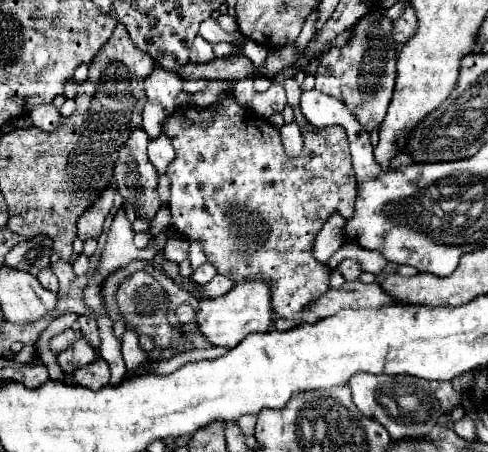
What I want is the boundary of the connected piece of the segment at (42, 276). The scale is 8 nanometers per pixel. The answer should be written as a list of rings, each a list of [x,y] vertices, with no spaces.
[[[43,268],[43,270],[37,274],[37,280],[39,280],[47,290],[57,292],[57,276],[53,274],[51,268]]]

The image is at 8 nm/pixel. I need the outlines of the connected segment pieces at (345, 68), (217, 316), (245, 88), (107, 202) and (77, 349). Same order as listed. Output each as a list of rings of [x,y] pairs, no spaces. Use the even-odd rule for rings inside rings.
[[[385,8],[375,14],[365,14],[351,30],[353,36],[345,46],[333,46],[321,56],[321,66],[315,74],[315,88],[327,96],[341,100],[359,124],[373,132],[381,126],[395,86],[397,44],[393,40],[393,20],[385,16]]]
[[[245,280],[233,286],[223,296],[217,298],[207,298],[199,302],[199,312],[197,312],[197,324],[203,336],[213,344],[213,346],[237,346],[243,338],[255,332],[267,332],[273,314],[271,306],[271,288],[263,280]]]
[[[246,78],[237,82],[237,86],[233,88],[233,96],[237,100],[237,104],[241,104],[243,108],[251,106],[251,100],[255,96],[255,88],[253,88],[253,80]]]
[[[113,188],[105,190],[105,196],[101,196],[101,202],[93,204],[93,210],[87,210],[79,222],[77,222],[77,238],[87,240],[87,238],[99,238],[103,232],[103,222],[109,216],[113,208],[113,196],[109,194]]]
[[[77,340],[71,348],[57,354],[57,362],[65,374],[71,374],[77,366],[85,366],[87,362],[93,362],[93,358],[97,358],[97,352],[85,340]]]

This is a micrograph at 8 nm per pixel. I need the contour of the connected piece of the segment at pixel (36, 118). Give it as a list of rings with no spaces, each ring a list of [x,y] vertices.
[[[41,104],[29,112],[29,118],[33,120],[35,128],[41,128],[43,132],[51,134],[61,126],[61,114],[53,104]]]

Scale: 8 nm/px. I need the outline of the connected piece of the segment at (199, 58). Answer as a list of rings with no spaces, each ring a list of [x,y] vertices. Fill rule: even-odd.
[[[201,36],[195,38],[193,42],[193,50],[191,50],[191,62],[193,64],[199,64],[199,62],[211,62],[215,58],[213,54],[213,48],[207,40],[203,40]]]

